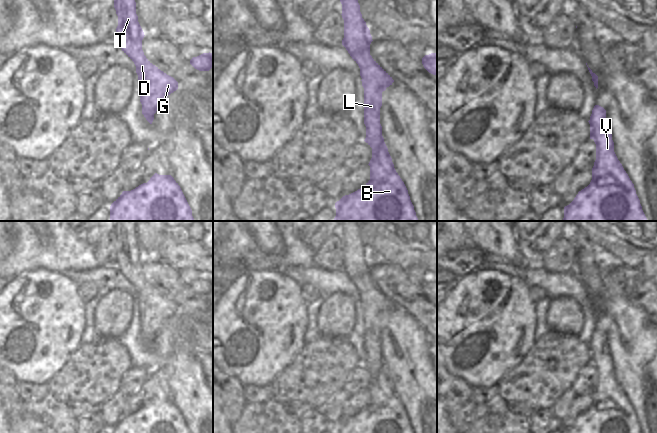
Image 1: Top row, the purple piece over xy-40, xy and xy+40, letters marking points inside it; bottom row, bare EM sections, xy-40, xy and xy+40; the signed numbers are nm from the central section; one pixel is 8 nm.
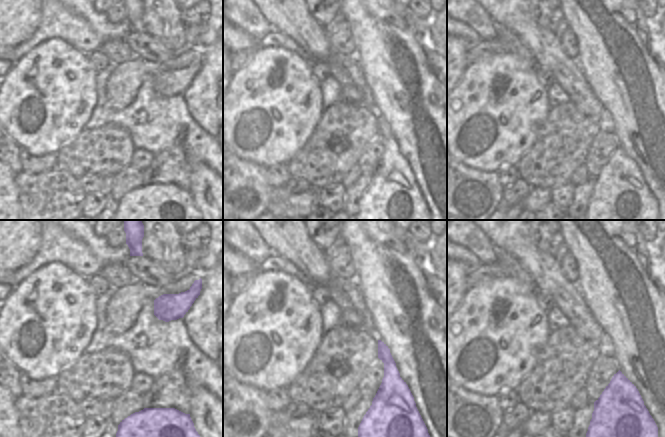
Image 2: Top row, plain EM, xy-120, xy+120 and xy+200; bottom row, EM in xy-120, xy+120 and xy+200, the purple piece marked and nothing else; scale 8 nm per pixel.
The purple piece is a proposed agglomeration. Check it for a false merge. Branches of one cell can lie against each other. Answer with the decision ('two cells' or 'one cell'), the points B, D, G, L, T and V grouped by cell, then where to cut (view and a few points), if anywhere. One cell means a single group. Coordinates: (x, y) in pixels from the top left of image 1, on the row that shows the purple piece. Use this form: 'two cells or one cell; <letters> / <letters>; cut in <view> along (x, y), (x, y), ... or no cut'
two cells; B D G L V / T; cut in xy along (342, 42), (355, 44), (366, 55), (369, 53)

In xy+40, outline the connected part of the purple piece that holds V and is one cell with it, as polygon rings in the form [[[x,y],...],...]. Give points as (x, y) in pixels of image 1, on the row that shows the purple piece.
[[[595,105],[588,122],[590,124],[590,139],[593,139],[596,144],[596,160],[592,168],[592,180],[587,187],[578,192],[569,205],[564,207],[562,221],[648,221],[642,210],[634,184],[614,152],[614,142],[606,120],[606,110]]]

